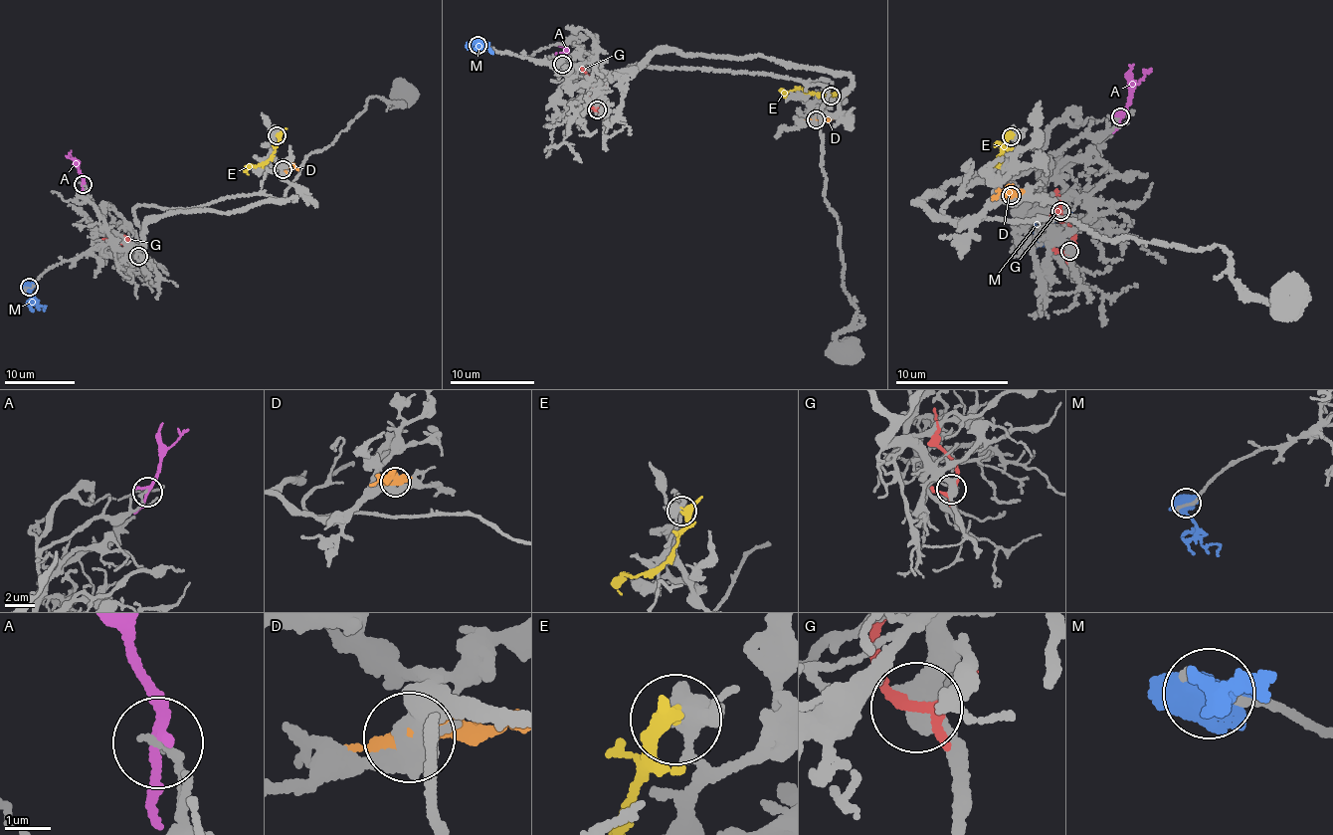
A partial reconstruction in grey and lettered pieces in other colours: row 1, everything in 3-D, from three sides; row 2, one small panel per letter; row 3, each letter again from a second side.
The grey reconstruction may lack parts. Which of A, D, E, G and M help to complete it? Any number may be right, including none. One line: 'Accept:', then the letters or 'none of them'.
Accept: none of them

